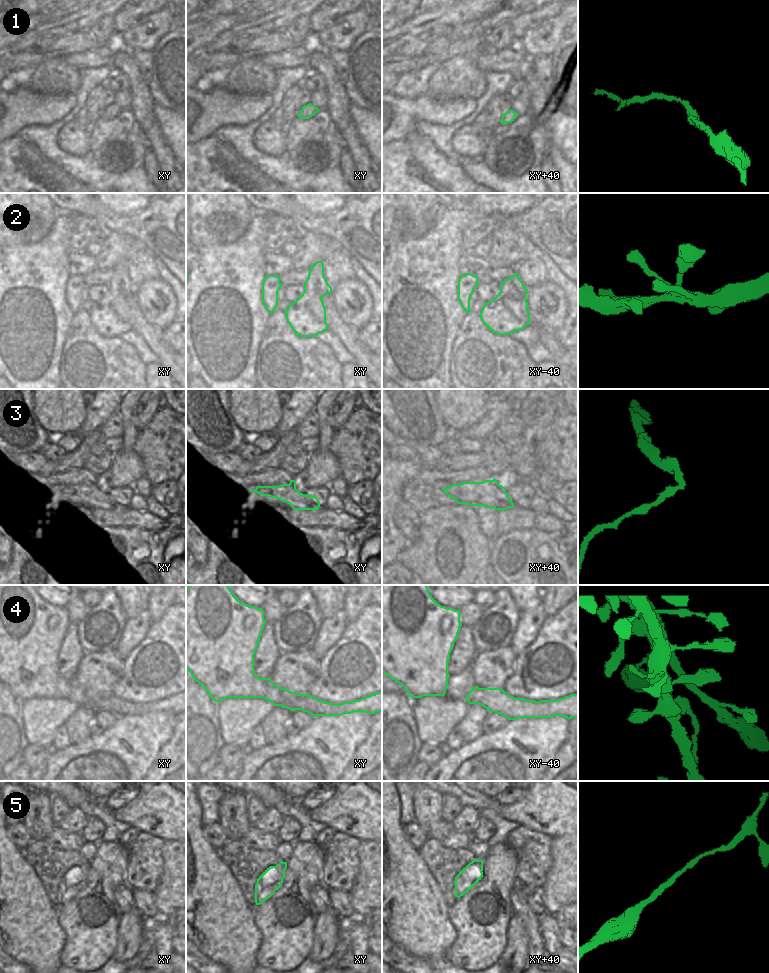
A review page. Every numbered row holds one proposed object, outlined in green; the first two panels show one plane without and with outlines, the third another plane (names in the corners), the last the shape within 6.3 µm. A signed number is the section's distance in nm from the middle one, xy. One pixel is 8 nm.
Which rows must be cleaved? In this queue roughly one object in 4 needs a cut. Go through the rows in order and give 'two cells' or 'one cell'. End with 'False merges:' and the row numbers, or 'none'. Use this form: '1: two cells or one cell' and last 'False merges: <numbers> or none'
1: one cell
2: one cell
3: two cells
4: one cell
5: one cell
False merges: 3

